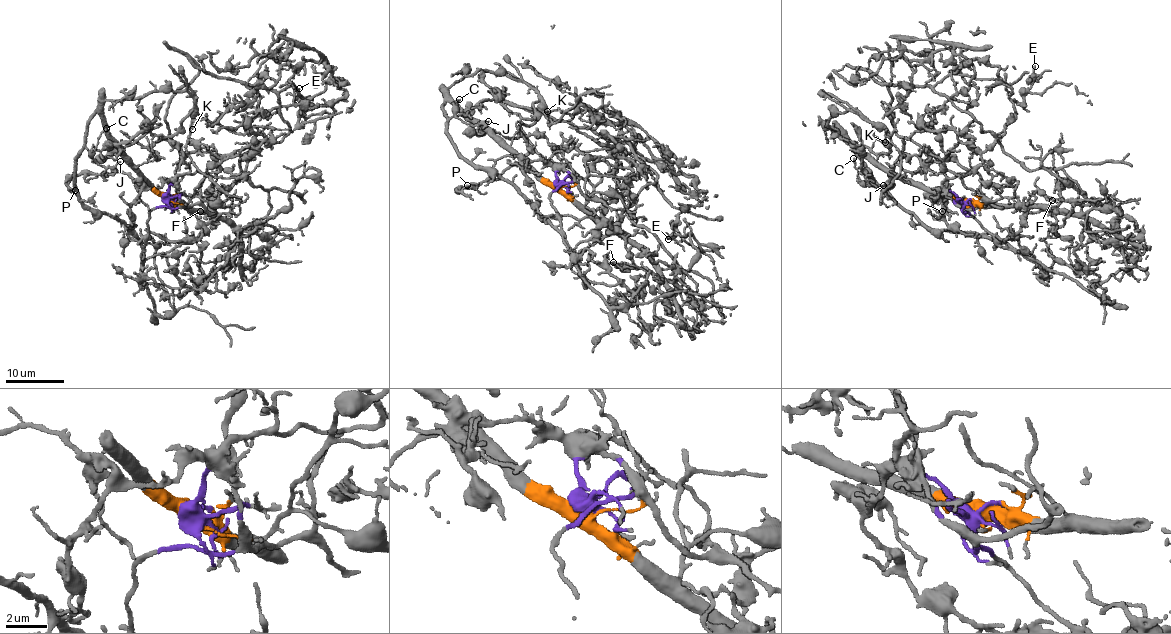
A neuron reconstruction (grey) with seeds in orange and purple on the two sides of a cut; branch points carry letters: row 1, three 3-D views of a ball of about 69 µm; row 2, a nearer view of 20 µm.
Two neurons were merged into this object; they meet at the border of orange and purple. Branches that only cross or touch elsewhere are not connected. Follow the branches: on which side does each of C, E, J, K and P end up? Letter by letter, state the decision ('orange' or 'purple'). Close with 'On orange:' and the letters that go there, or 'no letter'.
C: orange
E: purple
J: orange
K: orange
P: purple
On orange: C, J, K

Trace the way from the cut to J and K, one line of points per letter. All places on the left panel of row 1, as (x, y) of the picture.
J: (166, 196), (159, 196), (130, 164), (97, 113), (88, 125), (86, 148), (101, 166), (115, 166), (120, 162)
K: (166, 196), (159, 196), (130, 164), (108, 131), (105, 102), (187, 91), (196, 107), (192, 129)

